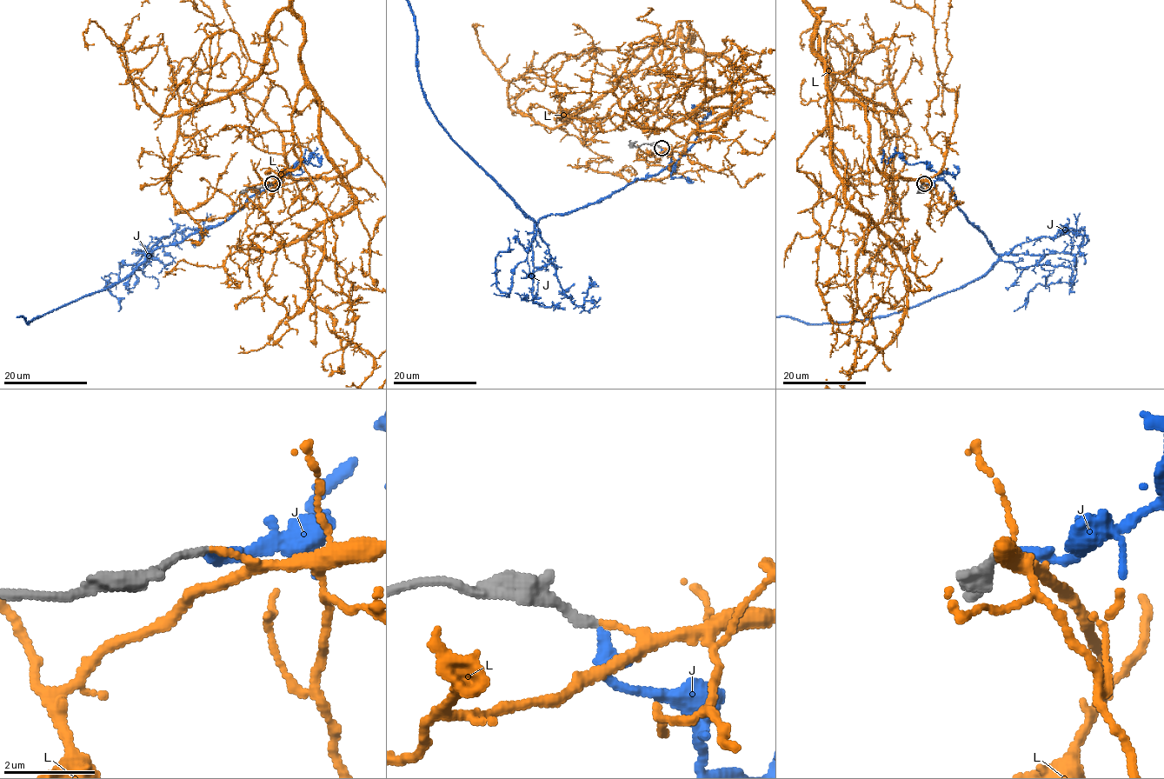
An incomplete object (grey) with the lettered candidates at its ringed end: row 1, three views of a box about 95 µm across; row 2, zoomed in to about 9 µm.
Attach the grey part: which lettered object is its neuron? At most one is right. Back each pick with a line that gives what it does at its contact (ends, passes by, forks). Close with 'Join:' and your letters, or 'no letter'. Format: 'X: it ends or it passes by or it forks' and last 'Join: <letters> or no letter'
J: it ends
Join: J

